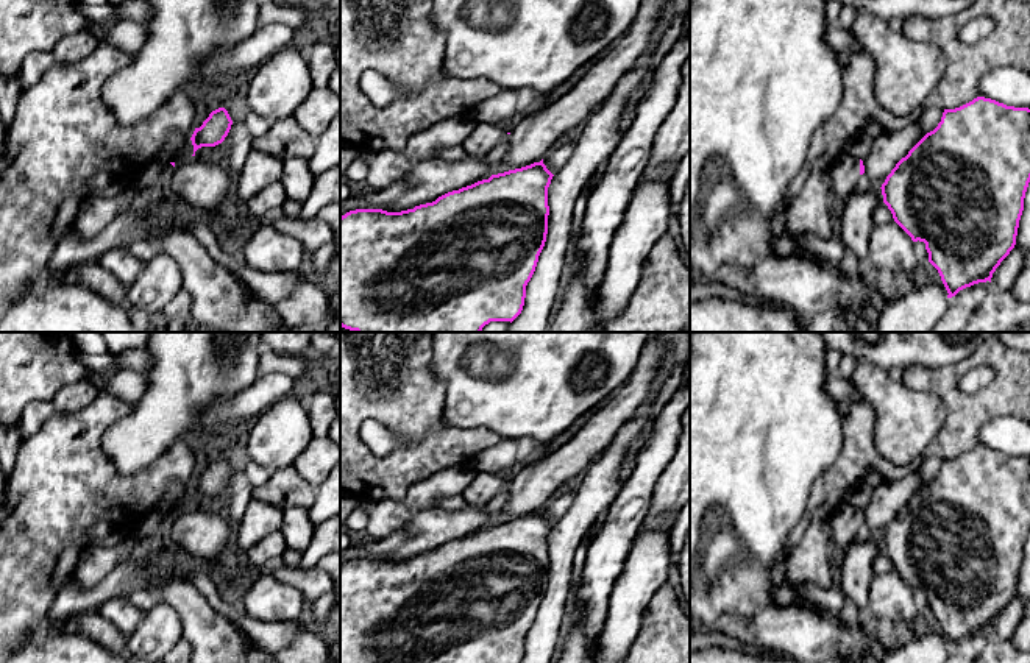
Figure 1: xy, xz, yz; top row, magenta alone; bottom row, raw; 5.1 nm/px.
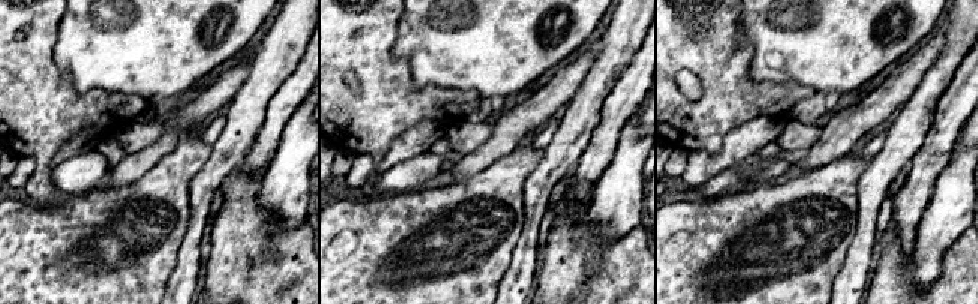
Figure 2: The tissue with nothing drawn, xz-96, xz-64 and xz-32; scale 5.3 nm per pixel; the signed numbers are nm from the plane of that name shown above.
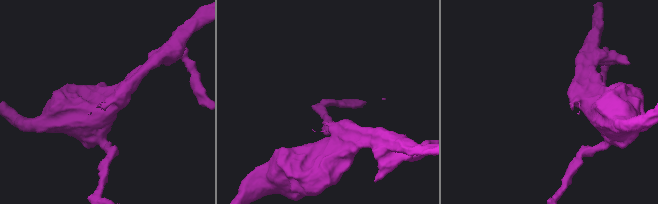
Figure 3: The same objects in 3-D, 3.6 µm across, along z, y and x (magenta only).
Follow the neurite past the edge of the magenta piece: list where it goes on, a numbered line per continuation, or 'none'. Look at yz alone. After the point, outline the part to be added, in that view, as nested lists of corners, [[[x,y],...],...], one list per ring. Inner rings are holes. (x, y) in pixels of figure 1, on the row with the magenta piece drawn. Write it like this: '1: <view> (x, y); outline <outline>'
1: yz (845, 173); outline [[[849,153],[840,154],[830,168],[832,192],[847,200],[860,179],[860,159]]]

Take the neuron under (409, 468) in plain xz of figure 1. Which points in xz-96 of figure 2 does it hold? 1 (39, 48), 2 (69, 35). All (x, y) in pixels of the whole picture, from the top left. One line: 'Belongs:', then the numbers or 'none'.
Belongs: 1

